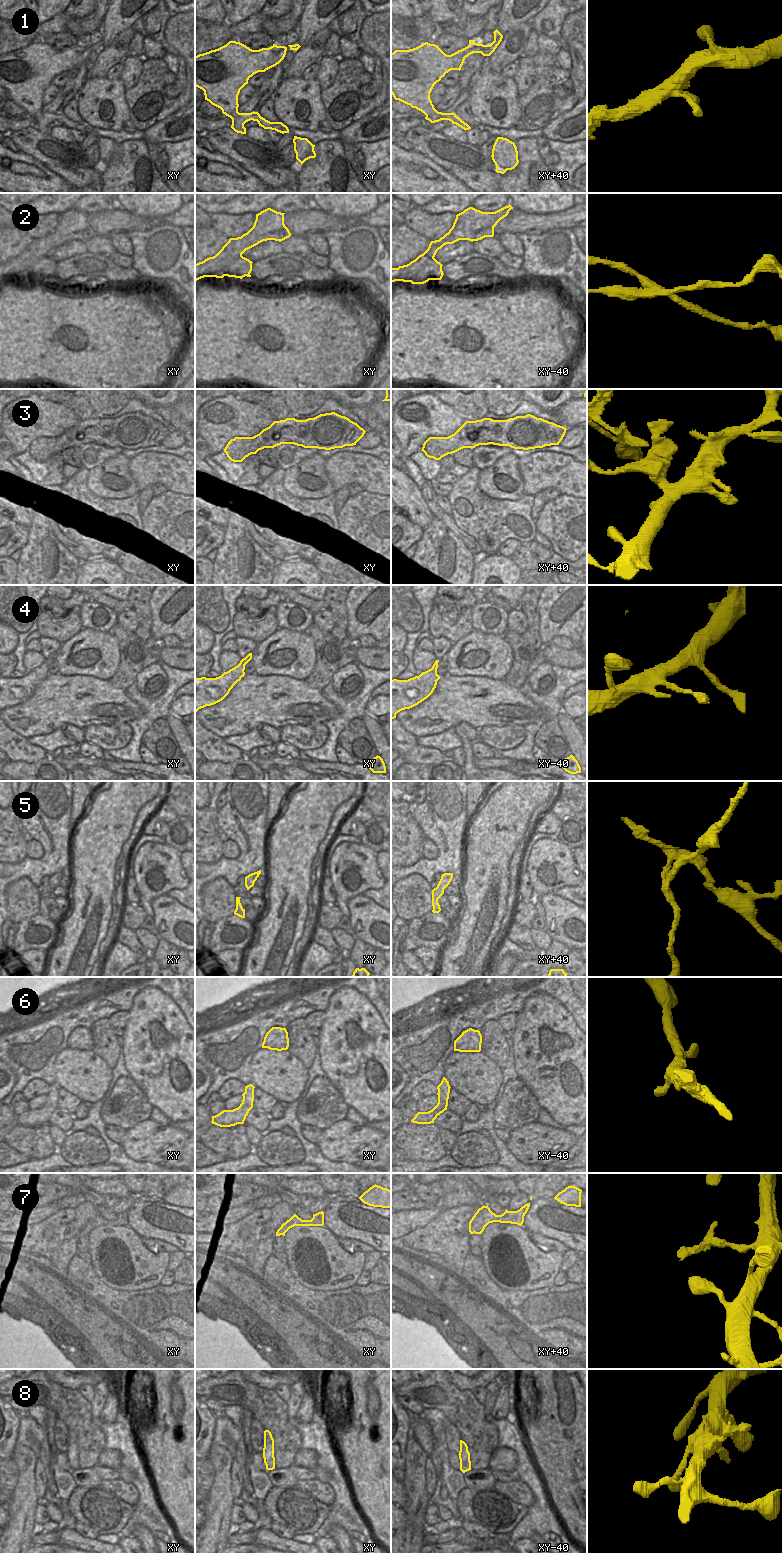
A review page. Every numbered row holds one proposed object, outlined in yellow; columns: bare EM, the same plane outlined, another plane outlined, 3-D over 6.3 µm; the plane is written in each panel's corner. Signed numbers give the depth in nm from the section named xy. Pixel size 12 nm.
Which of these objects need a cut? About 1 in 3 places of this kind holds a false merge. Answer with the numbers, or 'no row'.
2, 3, 4, 5, 7

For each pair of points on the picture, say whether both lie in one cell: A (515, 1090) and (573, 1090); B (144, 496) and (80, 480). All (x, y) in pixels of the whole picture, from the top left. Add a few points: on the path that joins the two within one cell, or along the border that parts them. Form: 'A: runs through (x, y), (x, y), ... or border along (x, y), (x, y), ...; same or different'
A: border along (519, 1078), (529, 1088), (536, 1102), (541, 1107); different
B: border along (138, 493), (138, 510), (141, 513); different

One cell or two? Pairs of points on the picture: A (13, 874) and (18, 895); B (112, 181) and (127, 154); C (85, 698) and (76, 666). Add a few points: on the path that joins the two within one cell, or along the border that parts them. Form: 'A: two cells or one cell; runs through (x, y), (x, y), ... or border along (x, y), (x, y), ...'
A: two cells; border along (10, 883), (27, 877), (36, 886)
B: one cell; runs through (119, 174), (127, 166), (127, 161)
C: two cells; border along (58, 672), (63, 675), (92, 675), (102, 680)

